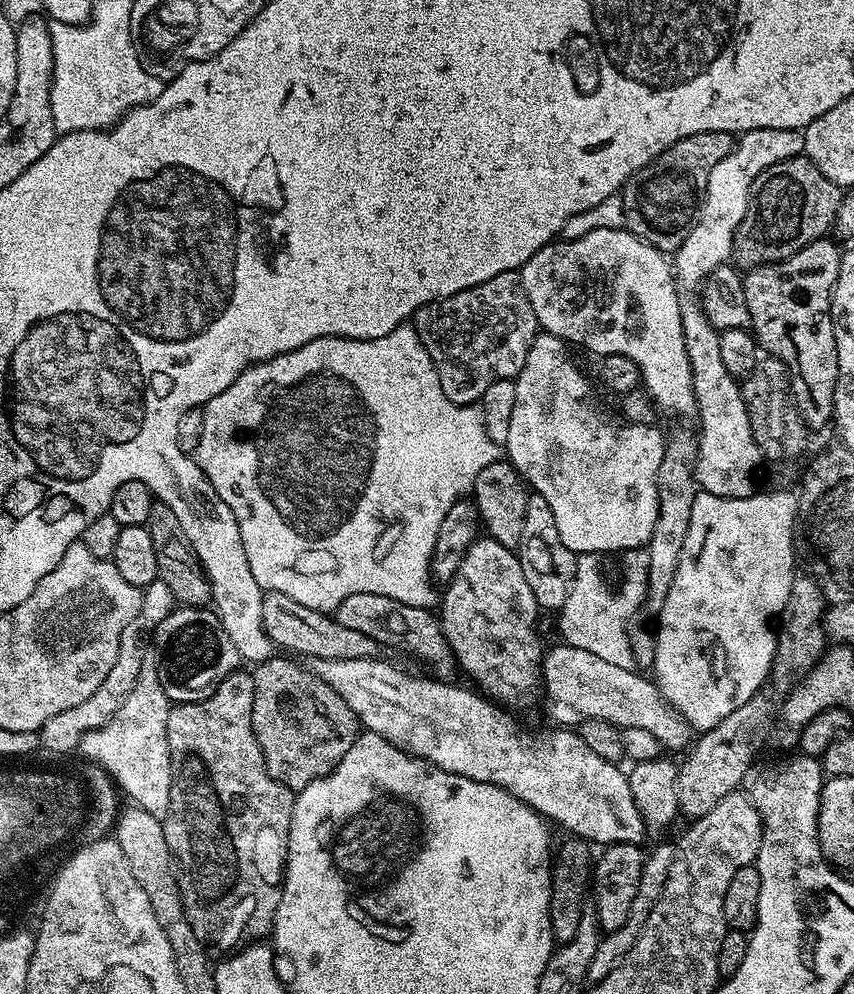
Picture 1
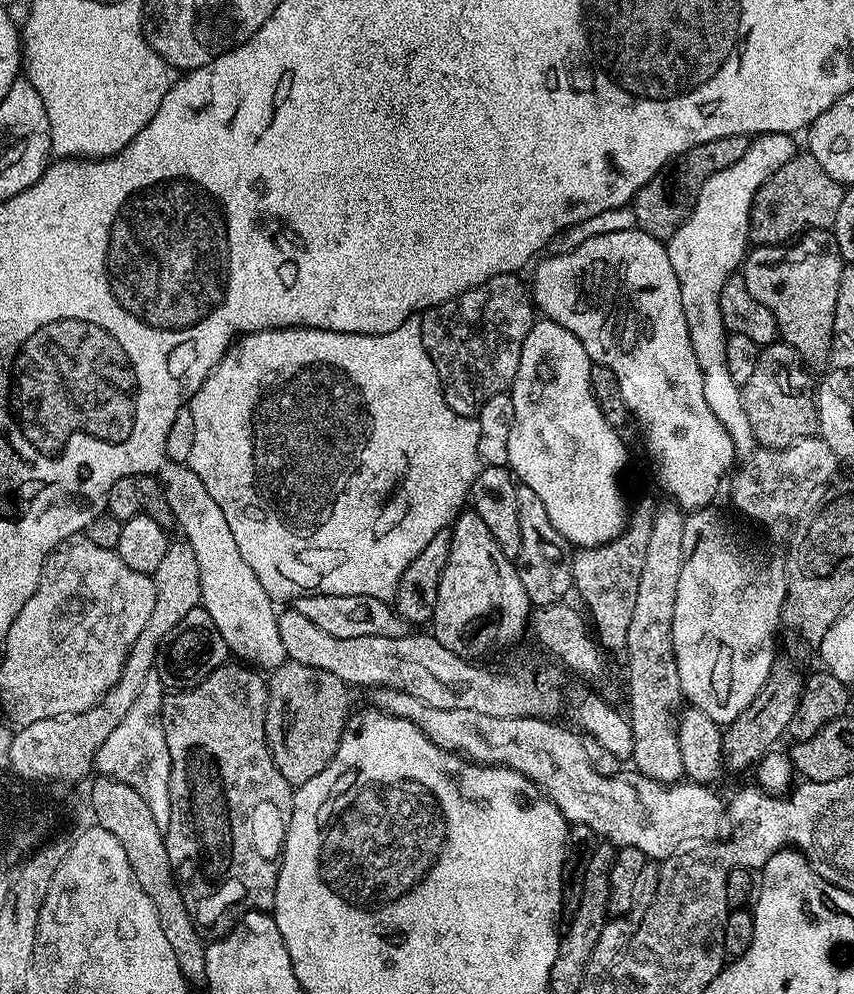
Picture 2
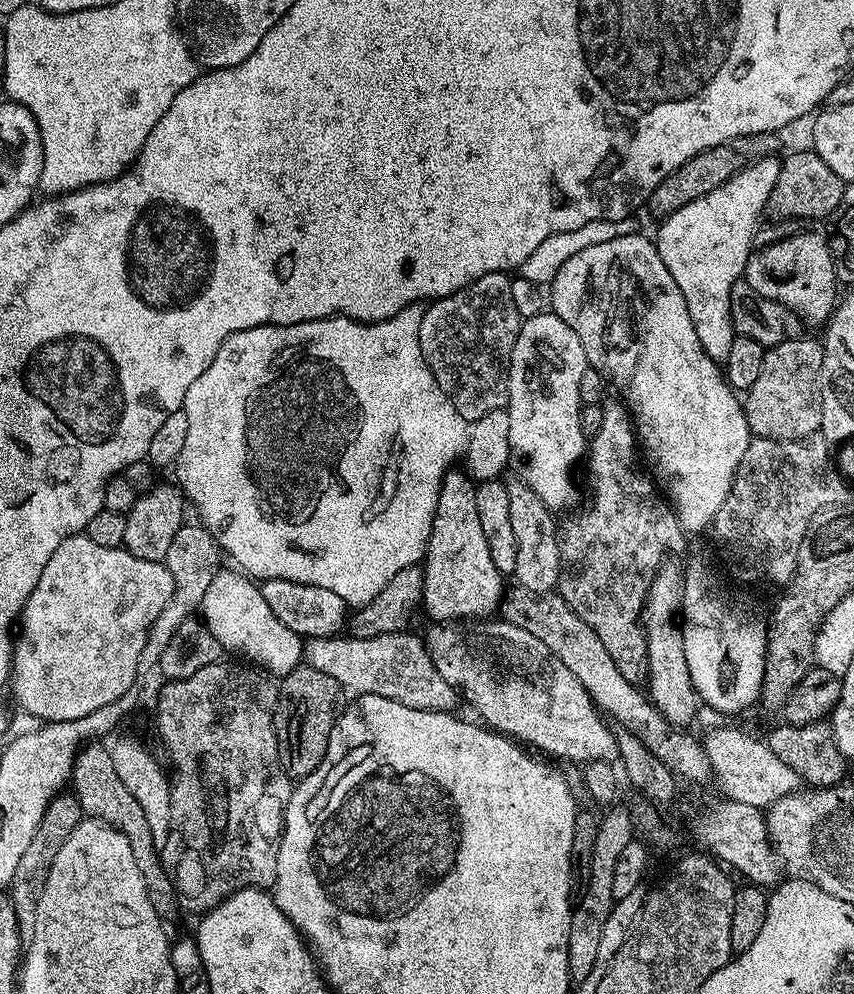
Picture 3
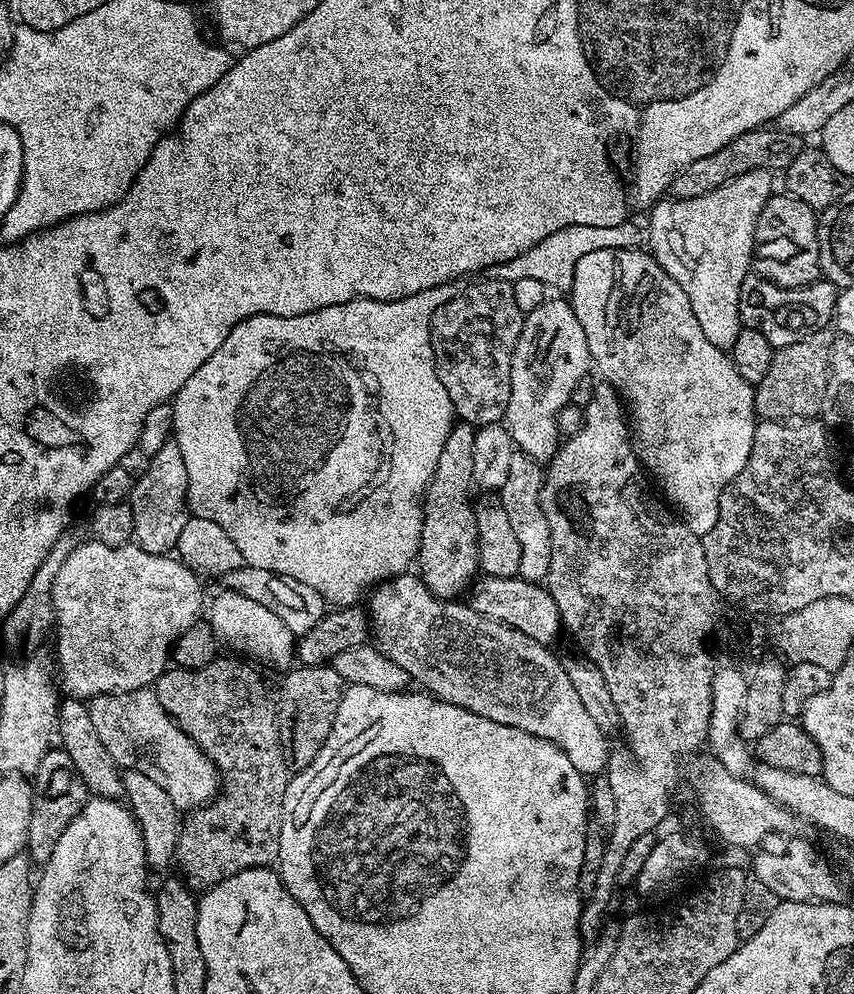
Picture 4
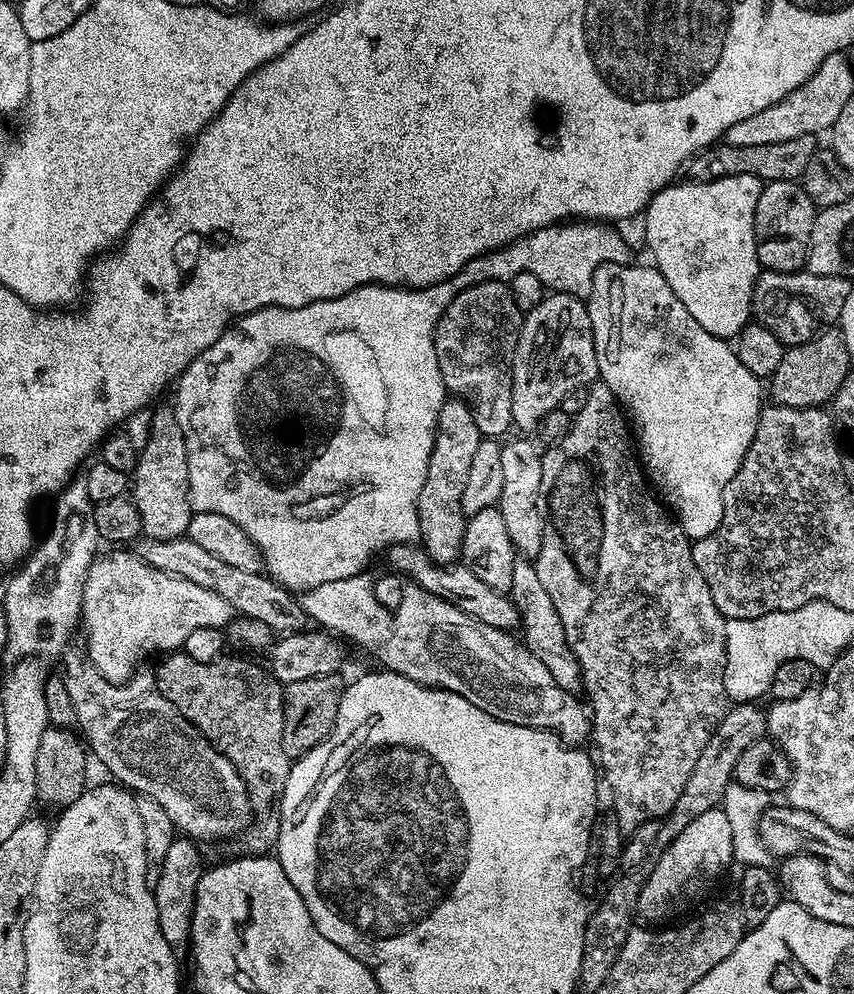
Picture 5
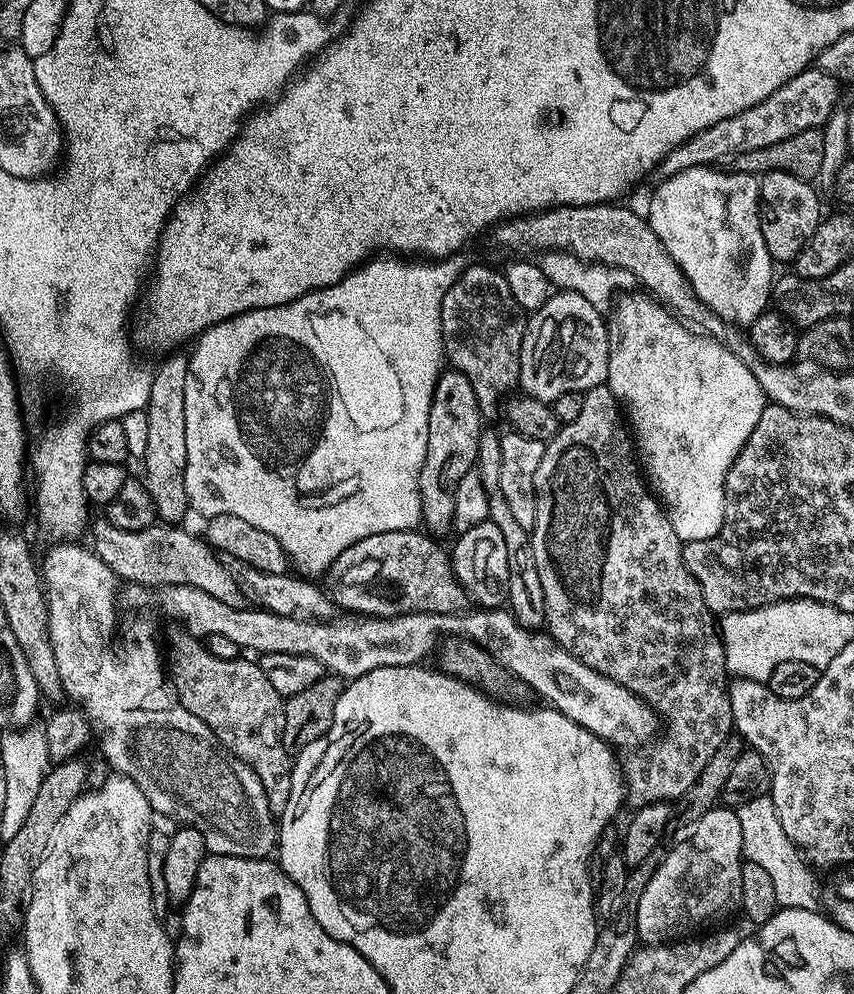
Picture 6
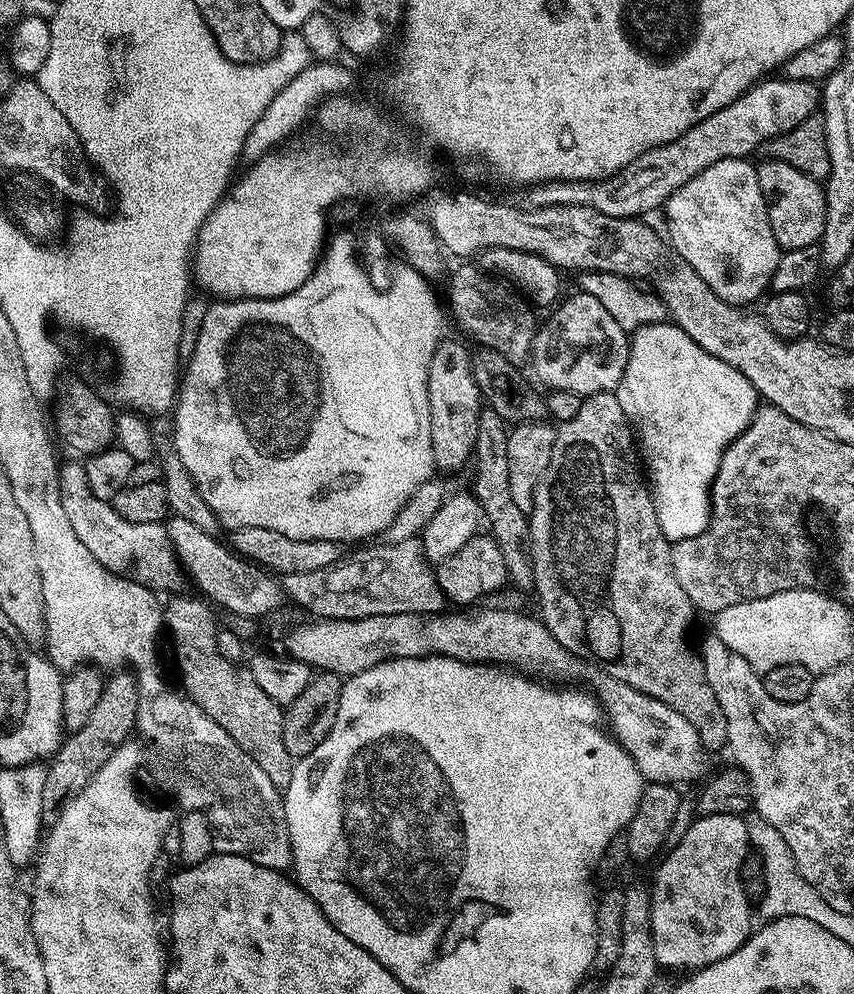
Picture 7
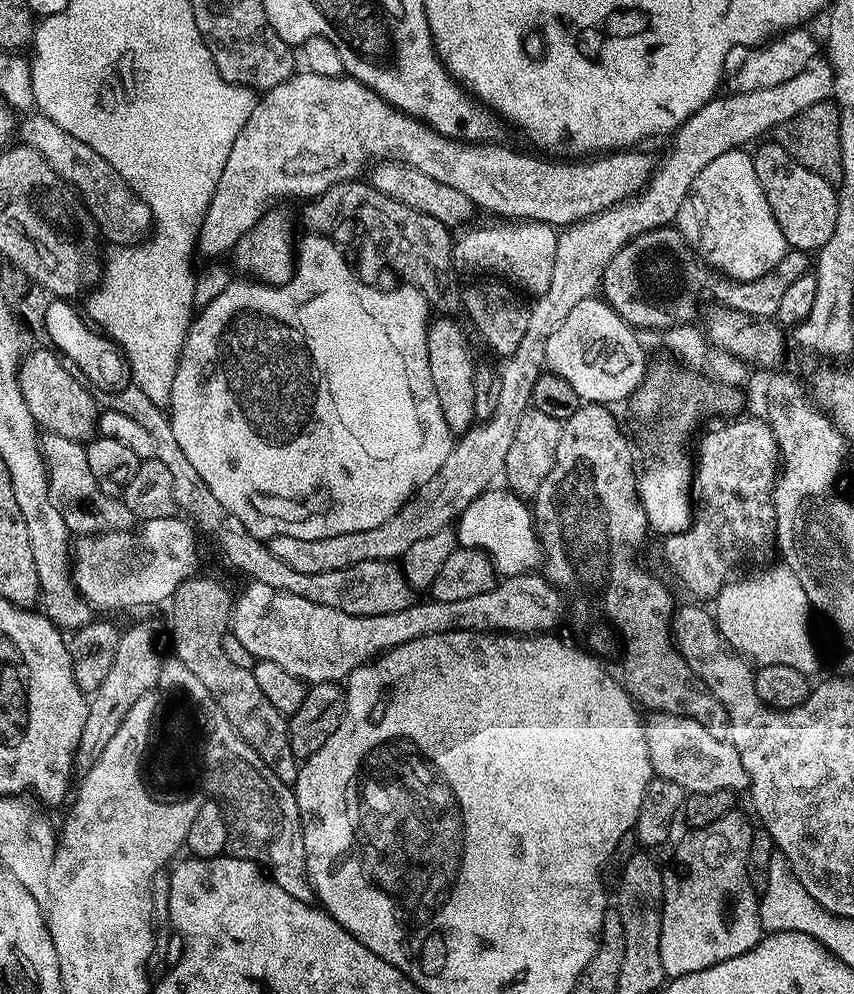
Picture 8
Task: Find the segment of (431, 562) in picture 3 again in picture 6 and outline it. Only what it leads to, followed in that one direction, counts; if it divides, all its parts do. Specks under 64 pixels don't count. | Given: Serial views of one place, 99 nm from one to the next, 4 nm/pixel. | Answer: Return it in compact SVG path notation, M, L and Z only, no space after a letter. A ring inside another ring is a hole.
M455 370L441 371L432 395L426 462L422 462L420 475L420 515L423 527L433 537L440 538L443 532L453 529L454 494L458 490L458 482L462 482L462 478L476 468L481 431L480 407L470 380Z

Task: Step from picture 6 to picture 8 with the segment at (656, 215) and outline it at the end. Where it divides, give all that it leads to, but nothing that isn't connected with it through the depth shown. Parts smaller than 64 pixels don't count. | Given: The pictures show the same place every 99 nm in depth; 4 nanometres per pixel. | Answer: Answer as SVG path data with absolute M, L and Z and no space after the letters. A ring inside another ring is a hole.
M737 150L718 154L710 166L706 166L694 178L674 221L686 242L696 255L719 275L730 280L762 278L789 252L778 222L774 222L774 210L766 202L766 194L758 174L754 174L754 162L747 151Z

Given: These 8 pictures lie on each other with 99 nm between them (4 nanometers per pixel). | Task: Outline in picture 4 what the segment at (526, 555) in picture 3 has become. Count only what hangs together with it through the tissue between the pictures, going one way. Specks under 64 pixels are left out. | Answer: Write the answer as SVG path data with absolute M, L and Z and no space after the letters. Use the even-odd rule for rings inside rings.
M513 451L506 482L502 482L499 495L502 507L510 518L510 526L518 538L518 546L522 550L522 559L518 562L520 576L523 580L544 582L550 570L550 522L546 522L546 510L542 510L540 491L544 485L545 469L537 461L532 460L525 452Z

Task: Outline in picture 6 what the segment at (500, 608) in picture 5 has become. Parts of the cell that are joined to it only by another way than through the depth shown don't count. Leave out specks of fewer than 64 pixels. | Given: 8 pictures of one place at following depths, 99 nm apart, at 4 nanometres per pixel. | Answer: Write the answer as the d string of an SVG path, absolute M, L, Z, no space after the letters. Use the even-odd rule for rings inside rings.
M420 530L370 534L370 538L354 542L329 566L327 580L326 591L333 605L361 617L398 616L405 612L460 614L470 604L468 593L456 580L449 549Z

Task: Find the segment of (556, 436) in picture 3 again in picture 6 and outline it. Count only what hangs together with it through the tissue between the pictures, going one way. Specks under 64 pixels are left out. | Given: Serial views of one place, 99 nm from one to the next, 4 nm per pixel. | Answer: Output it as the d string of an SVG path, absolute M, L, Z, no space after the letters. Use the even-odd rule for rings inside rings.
M553 291L538 311L527 317L518 388L525 396L551 402L567 392L585 393L608 378L608 322L582 294Z

